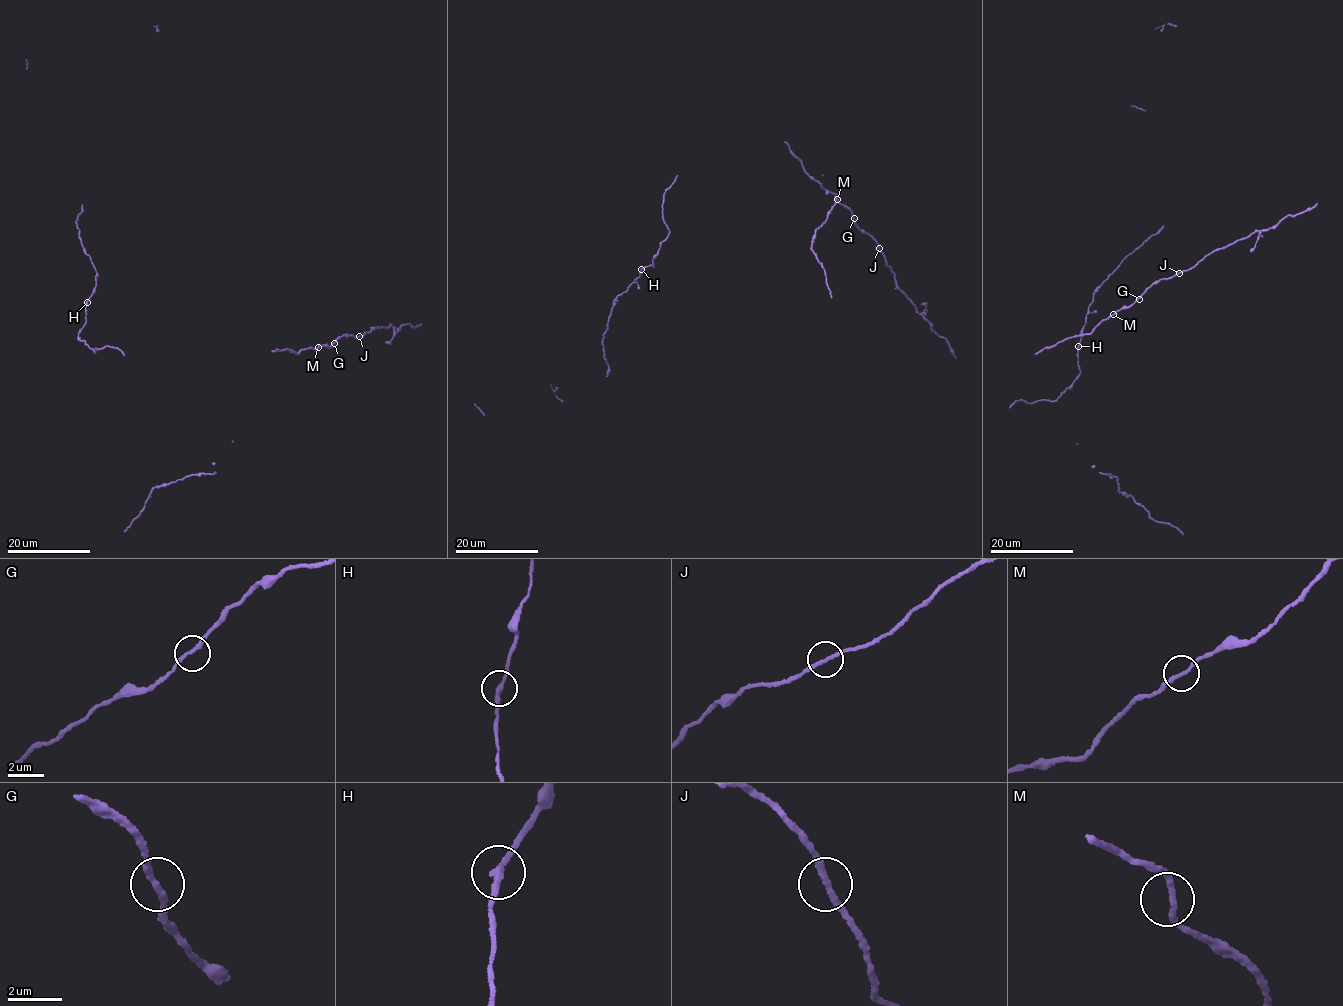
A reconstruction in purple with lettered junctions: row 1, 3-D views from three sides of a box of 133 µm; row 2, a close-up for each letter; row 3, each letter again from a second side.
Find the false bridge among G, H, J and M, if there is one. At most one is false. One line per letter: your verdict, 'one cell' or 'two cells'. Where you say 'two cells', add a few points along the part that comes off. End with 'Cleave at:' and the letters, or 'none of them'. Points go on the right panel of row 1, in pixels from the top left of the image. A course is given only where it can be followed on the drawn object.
G: one cell
H: one cell
J: two cells | (1179, 273), (1255, 231), (1272, 227), (1288, 215), (1296, 215), (1317, 204)
M: one cell
Cleave at: J

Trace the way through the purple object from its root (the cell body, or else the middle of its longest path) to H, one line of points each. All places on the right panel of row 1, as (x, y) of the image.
H: (1009, 408), (1018, 400), (1033, 403), (1042, 399), (1055, 401), (1069, 388), (1080, 373), (1078, 346)

